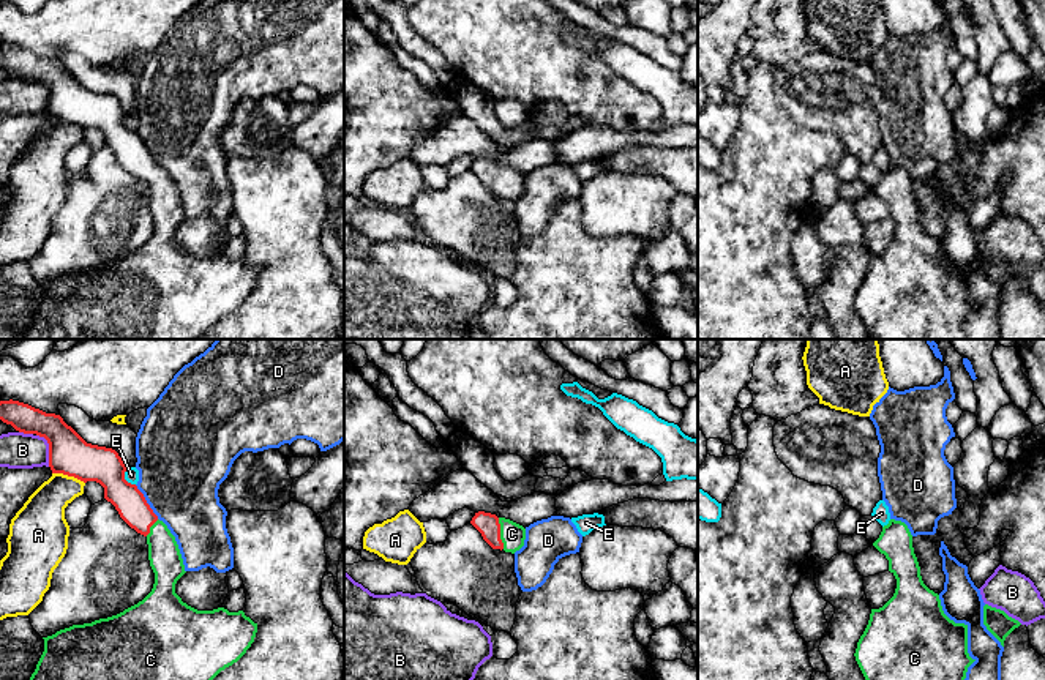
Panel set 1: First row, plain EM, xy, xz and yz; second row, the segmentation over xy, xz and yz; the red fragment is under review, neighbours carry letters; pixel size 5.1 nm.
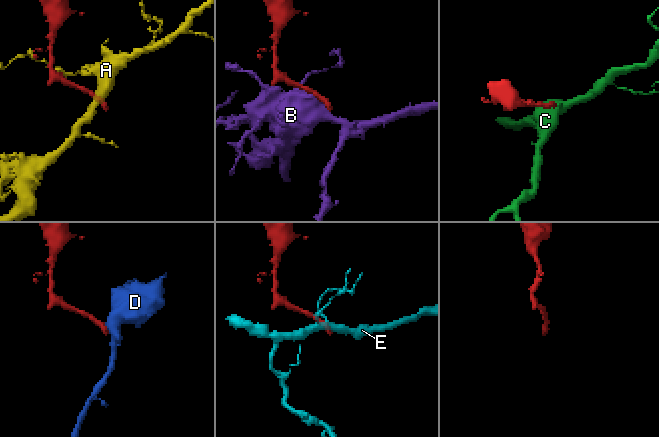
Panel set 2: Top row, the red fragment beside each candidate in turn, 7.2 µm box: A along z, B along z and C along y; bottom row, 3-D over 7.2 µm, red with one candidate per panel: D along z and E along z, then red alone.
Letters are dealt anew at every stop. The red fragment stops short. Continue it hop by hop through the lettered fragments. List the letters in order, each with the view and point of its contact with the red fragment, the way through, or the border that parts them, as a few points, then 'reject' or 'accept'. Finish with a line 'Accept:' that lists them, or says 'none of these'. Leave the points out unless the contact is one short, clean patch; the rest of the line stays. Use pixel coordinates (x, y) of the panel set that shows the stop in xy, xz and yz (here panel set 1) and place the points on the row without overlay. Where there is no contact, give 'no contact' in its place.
A: meets red in xy at (68, 122); border along xy (52, 119), (73, 122), (84, 130); reject
B: meets red in xy at (49, 95); border along xy (37, 81), (48, 90), (49, 112); reject
C: meets red in xz at (499, 180); runs through xz (486, 171), (499, 180), (512, 180); accept
D: meets red in xy at (146, 149); border along xy (134, 131), (158, 164); reject
E: meets red in xy at (123, 125); border along xy (125, 114), (125, 125), (134, 131); reject
Accept: C

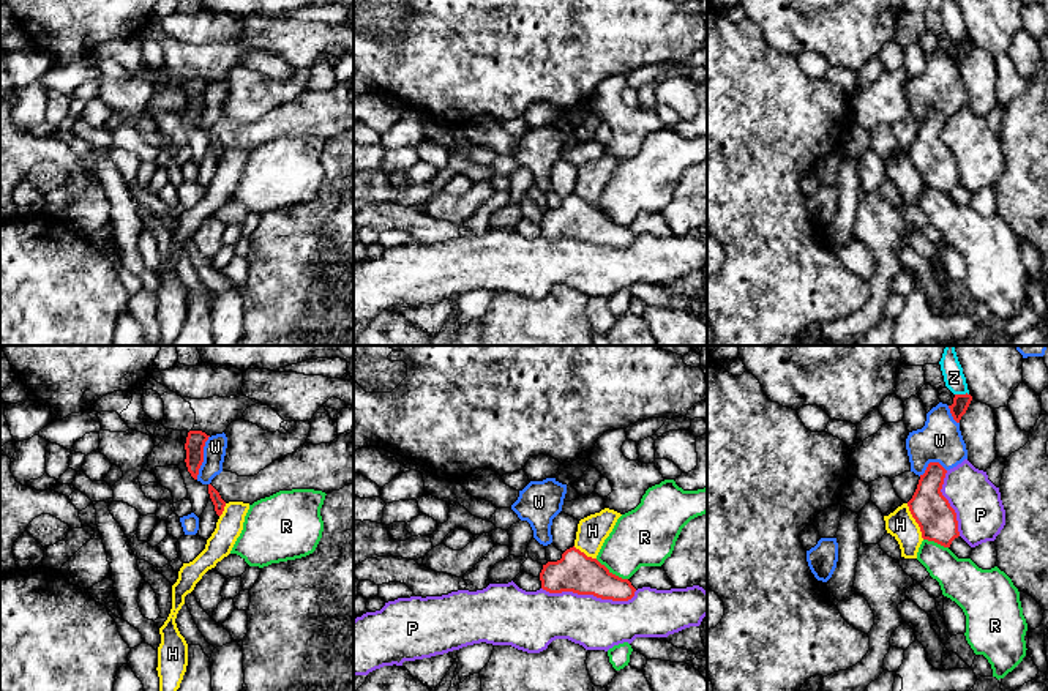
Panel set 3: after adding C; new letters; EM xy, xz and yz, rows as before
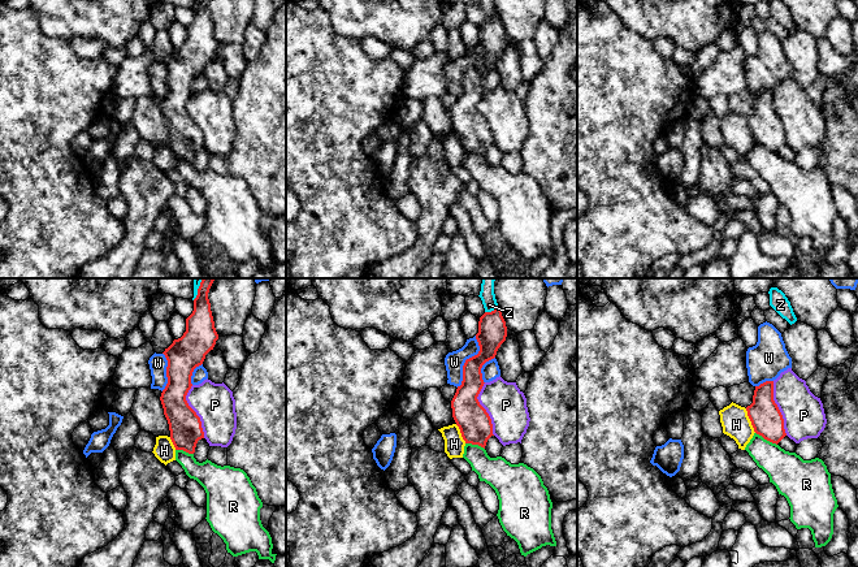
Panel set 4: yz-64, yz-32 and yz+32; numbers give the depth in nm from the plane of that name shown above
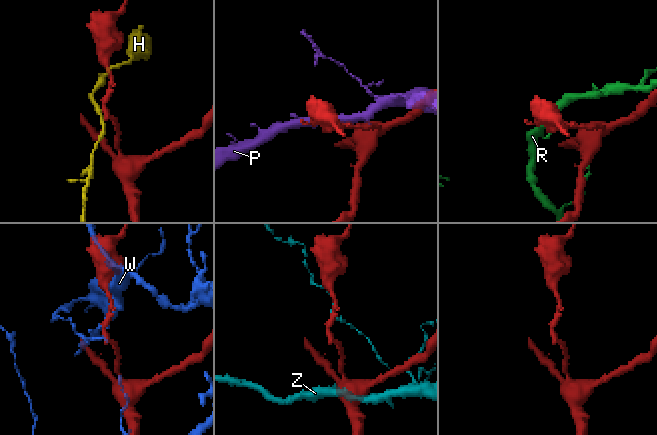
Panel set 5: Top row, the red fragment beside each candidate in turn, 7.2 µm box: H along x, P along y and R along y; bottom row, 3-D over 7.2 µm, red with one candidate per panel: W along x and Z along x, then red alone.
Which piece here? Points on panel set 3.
H: meets red in yz at (916, 168); border along yz (906, 150), (924, 185); reject
P: meets red in xz at (591, 240); reject
R: meets red in xz at (611, 220); reject
W: meets red in xy at (202, 104); reject
Z: meets red in yz at (961, 41); reject
Accept: none of these

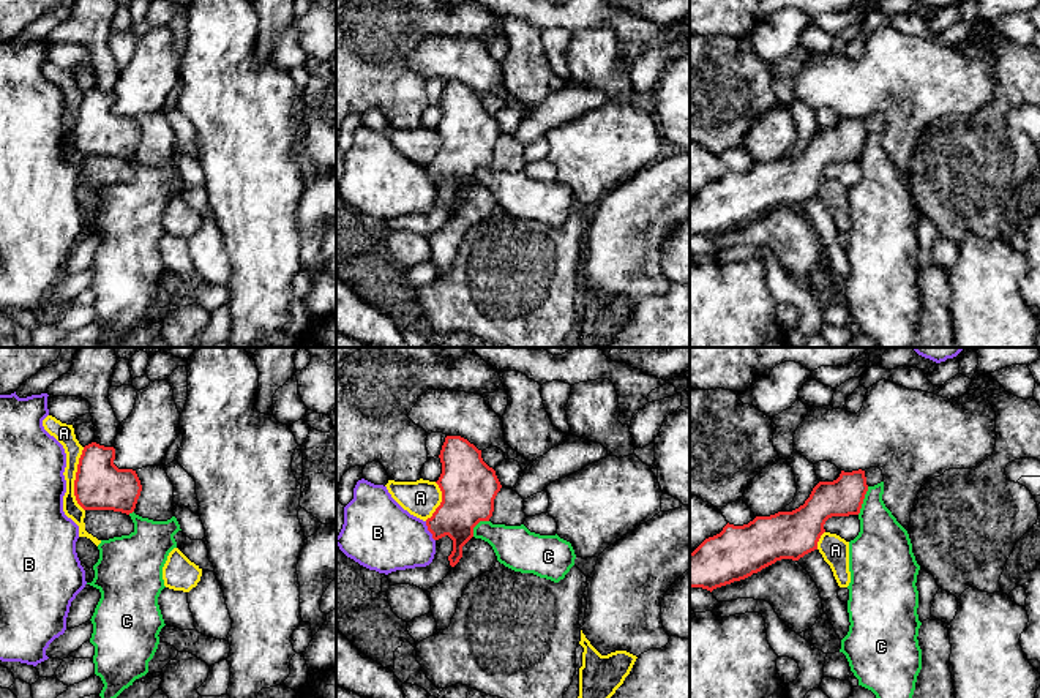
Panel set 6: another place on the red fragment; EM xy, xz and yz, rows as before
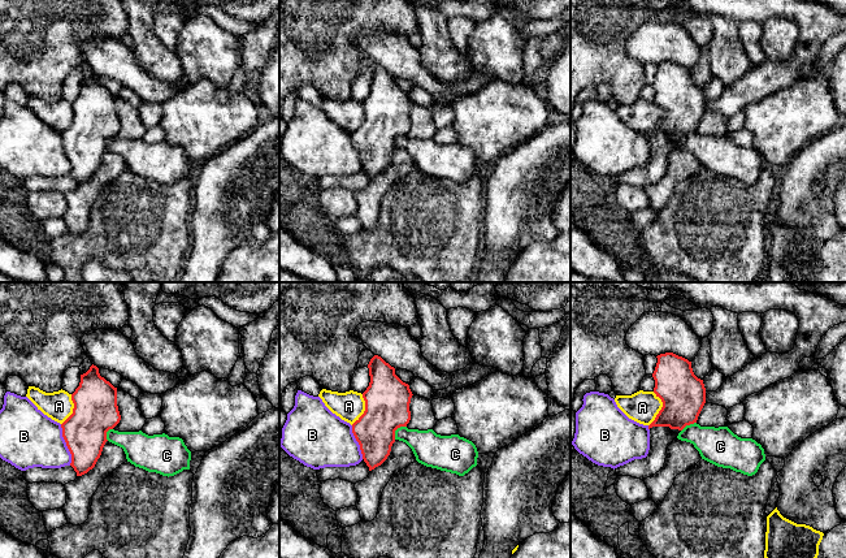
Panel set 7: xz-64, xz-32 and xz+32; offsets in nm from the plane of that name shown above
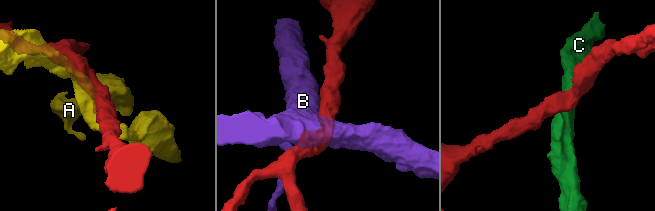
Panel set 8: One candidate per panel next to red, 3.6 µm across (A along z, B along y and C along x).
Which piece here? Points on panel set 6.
A: meets red in xy at (76, 125); reject
B: meets red in xz at (430, 177); reject
C: meets red in yz at (862, 147); accept
Accept: C

